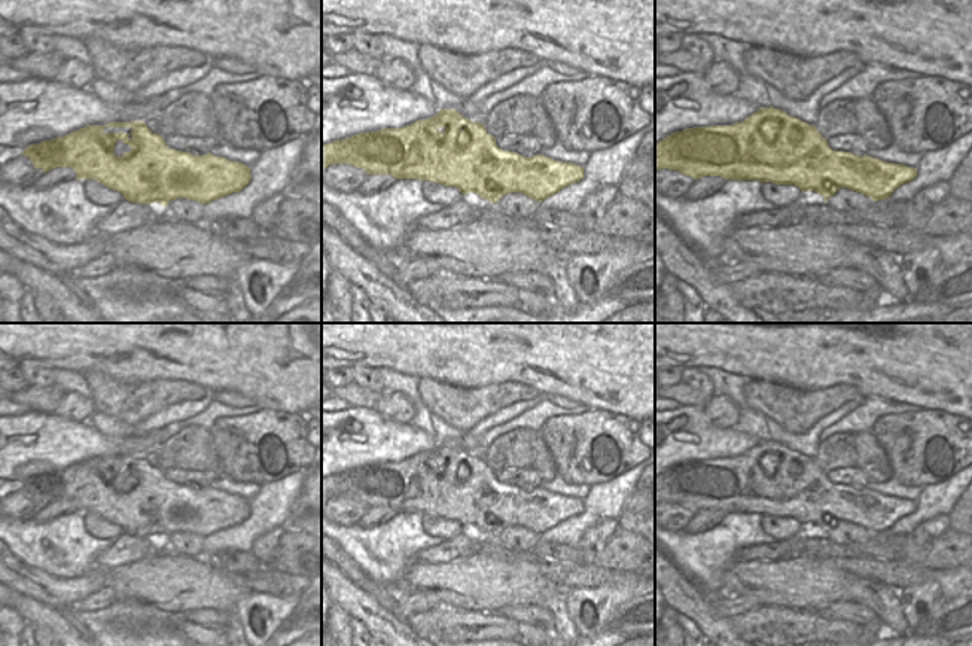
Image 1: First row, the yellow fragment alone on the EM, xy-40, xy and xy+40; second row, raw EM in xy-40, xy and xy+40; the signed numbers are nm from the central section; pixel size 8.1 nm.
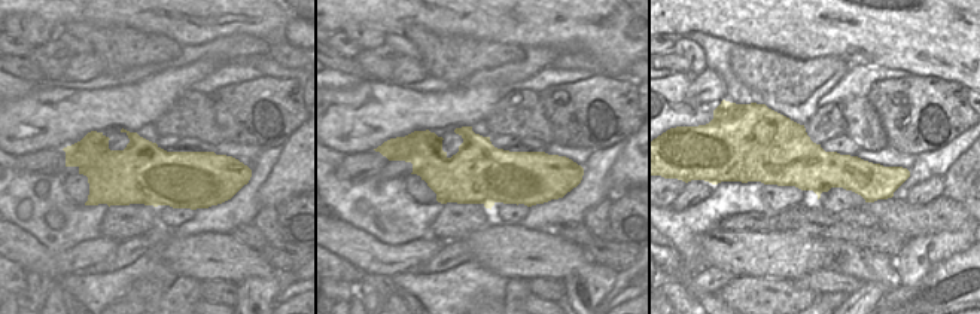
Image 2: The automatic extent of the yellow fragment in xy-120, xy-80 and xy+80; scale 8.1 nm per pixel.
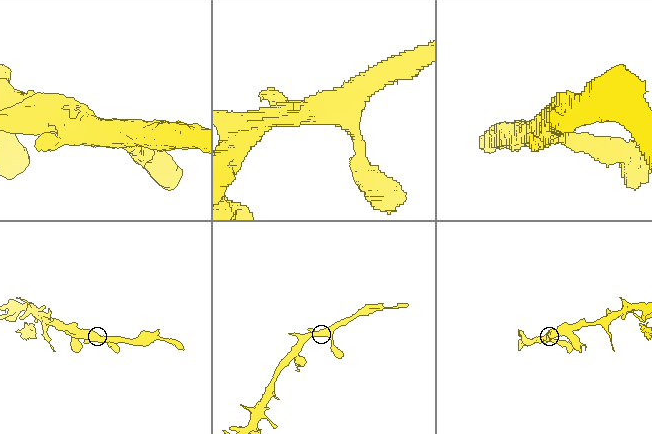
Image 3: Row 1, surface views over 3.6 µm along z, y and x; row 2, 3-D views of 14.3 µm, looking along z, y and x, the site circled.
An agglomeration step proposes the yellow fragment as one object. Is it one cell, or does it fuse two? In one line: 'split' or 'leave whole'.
leave whole

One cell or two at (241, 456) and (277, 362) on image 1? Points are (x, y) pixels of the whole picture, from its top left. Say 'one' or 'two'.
two

